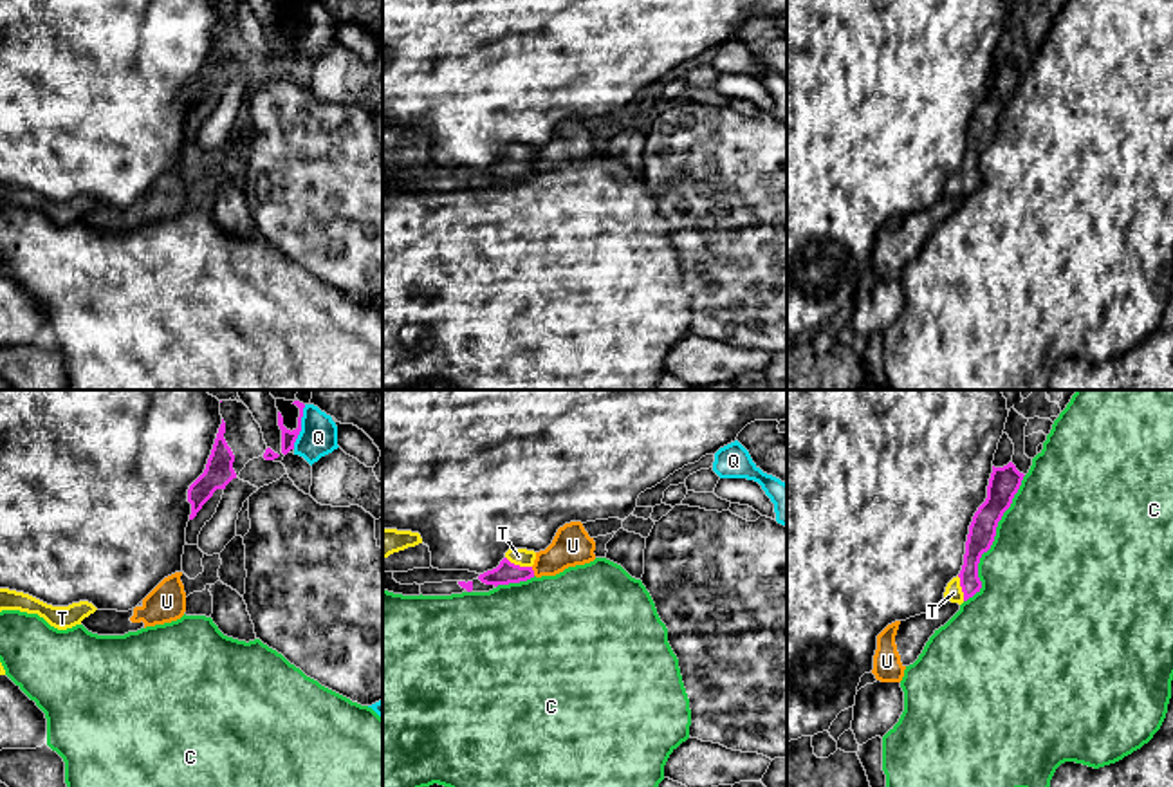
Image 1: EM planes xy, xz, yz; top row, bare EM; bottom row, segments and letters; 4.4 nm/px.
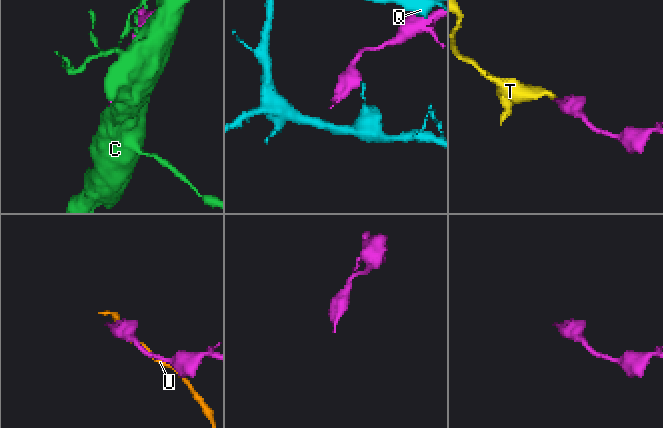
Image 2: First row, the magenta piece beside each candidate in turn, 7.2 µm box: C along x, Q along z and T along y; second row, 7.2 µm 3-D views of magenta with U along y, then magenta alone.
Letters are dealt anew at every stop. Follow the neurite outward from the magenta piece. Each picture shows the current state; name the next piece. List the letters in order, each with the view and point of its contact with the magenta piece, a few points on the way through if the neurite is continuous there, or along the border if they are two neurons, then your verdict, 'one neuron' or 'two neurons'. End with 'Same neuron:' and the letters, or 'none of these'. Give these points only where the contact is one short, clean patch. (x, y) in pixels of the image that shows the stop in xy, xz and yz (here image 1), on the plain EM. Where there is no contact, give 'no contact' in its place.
C: yz (993, 136) | two neurons
Q: xy (300, 22) | along xy (305, 0), (302, 26), (293, 44) | two neurons
T: xz (518, 161) | one neuron
U: xz (533, 166) | two neurons
Same neuron: T

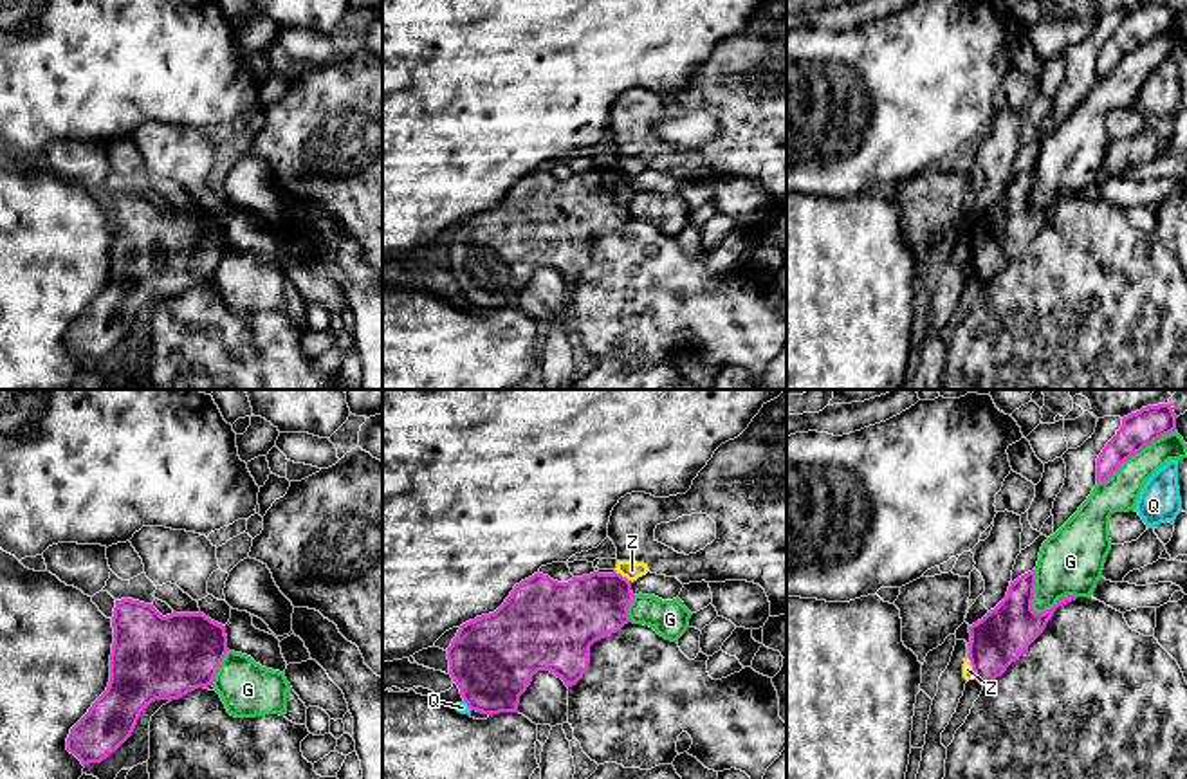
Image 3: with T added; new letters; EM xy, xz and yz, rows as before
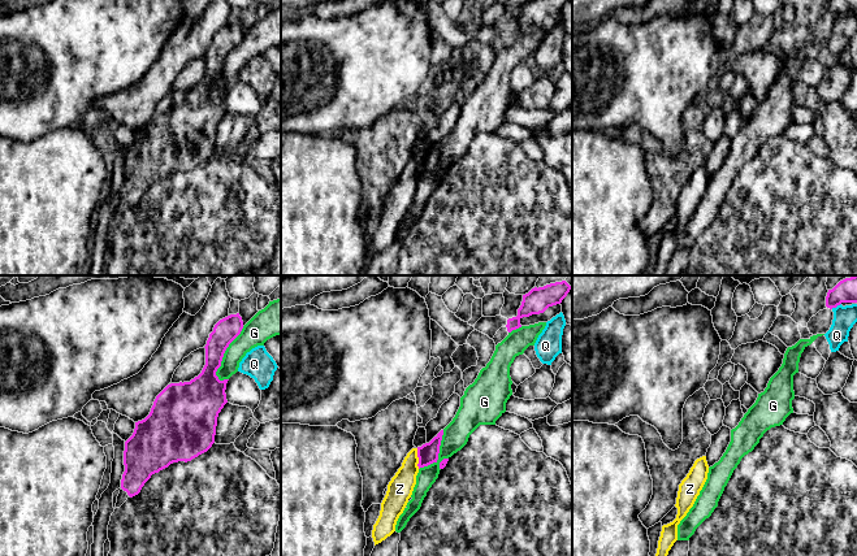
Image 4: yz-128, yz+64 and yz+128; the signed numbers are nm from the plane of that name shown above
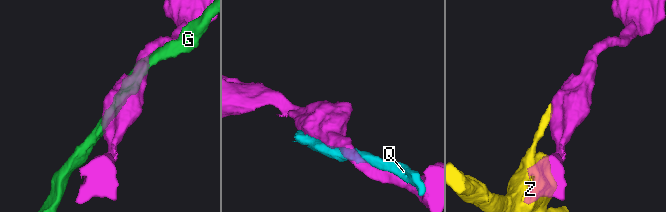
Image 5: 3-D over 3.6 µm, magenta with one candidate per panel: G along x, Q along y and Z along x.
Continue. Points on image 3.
G: yz (1034, 208) | two neurons
Q: xz (468, 302) | two neurons
Z: xz (625, 174) | along xz (616, 168), (632, 177) | two neurons
Same neuron: none of these

